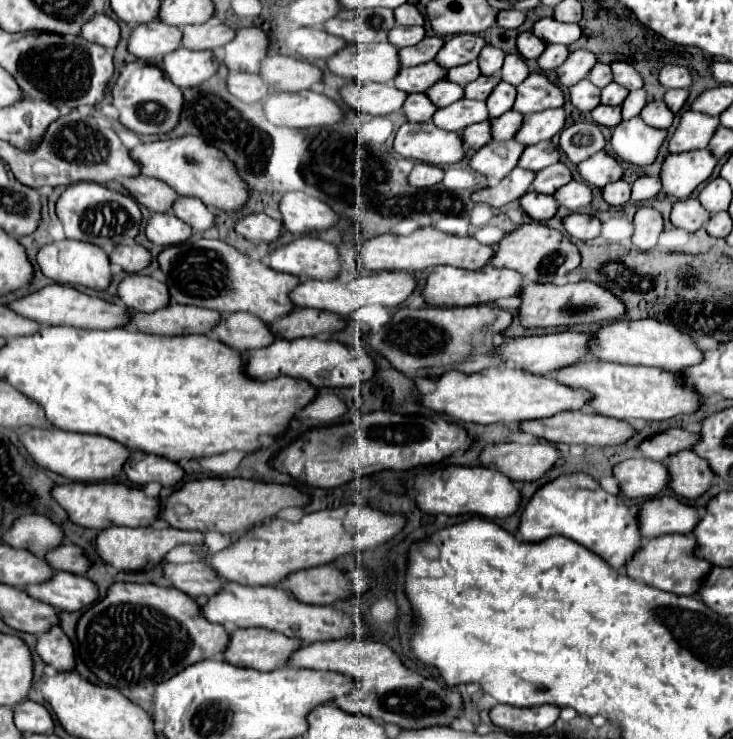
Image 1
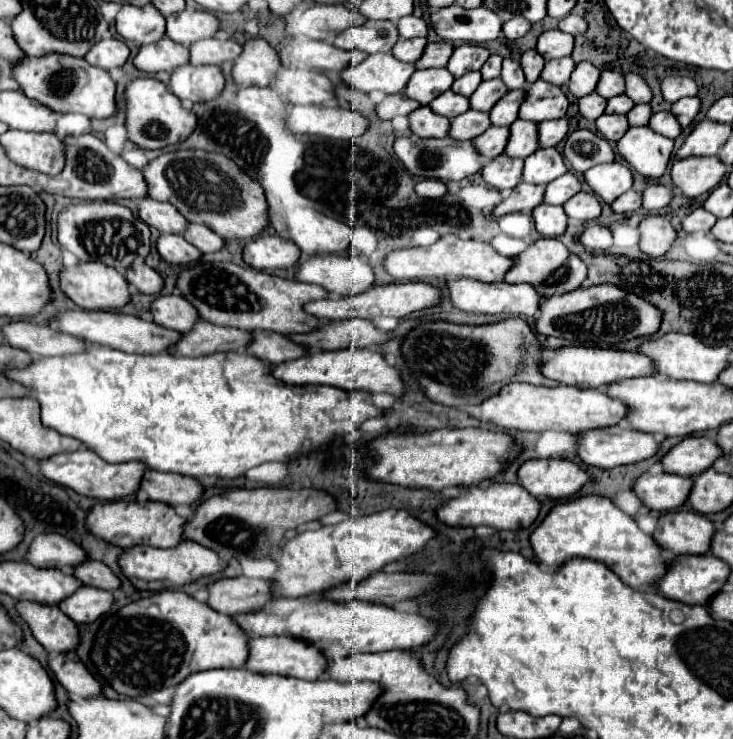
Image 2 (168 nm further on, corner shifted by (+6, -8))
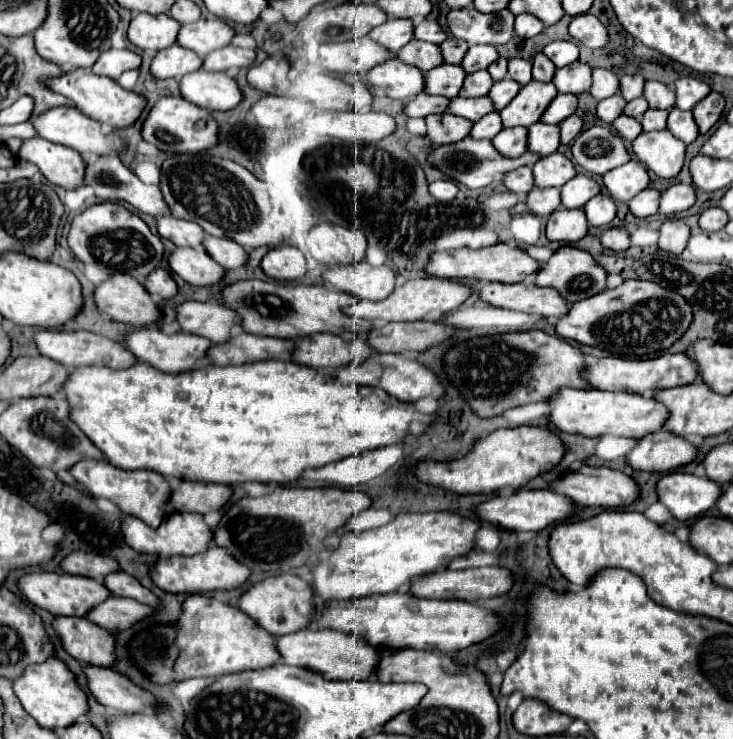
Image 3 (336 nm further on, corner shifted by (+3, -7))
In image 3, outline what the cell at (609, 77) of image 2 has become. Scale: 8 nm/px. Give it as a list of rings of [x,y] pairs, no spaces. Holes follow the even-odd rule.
[[[635,73],[635,75],[623,75],[621,77],[621,95],[631,101],[631,99],[637,99],[643,95],[643,87],[645,87],[645,79]]]

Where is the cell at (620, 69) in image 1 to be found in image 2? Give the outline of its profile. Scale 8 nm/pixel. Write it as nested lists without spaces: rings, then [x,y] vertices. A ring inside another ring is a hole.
[[[626,74],[624,80],[626,80],[626,92],[624,94],[630,96],[634,100],[634,104],[650,102],[652,92],[650,92],[648,84],[642,80],[642,76],[638,76],[638,74]]]

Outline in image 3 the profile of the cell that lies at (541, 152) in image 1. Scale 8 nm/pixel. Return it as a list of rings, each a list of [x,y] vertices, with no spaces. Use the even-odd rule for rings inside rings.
[[[551,153],[537,161],[533,167],[537,187],[563,187],[569,179],[577,175],[573,163],[563,153]]]

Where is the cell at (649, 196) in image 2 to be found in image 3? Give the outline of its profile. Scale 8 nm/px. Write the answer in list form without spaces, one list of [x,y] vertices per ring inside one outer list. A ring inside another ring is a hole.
[[[675,183],[671,185],[667,191],[663,191],[661,195],[661,207],[659,213],[663,215],[673,215],[673,213],[681,213],[687,211],[689,207],[695,205],[697,199],[697,189],[693,185],[685,185],[685,183]]]

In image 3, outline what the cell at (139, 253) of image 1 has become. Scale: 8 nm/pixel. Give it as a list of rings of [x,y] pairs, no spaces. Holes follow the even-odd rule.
[[[157,269],[153,271],[147,281],[145,281],[145,289],[151,293],[151,295],[159,295],[161,299],[171,299],[175,293],[177,293],[177,283],[173,281],[173,277],[169,275],[169,271],[165,269]]]

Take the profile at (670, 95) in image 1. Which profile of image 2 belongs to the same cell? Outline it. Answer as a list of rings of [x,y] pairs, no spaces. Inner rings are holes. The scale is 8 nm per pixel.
[[[696,96],[694,98],[682,98],[682,100],[676,100],[672,104],[672,114],[676,116],[676,120],[682,128],[686,128],[694,120],[698,110],[700,110],[700,100]]]

